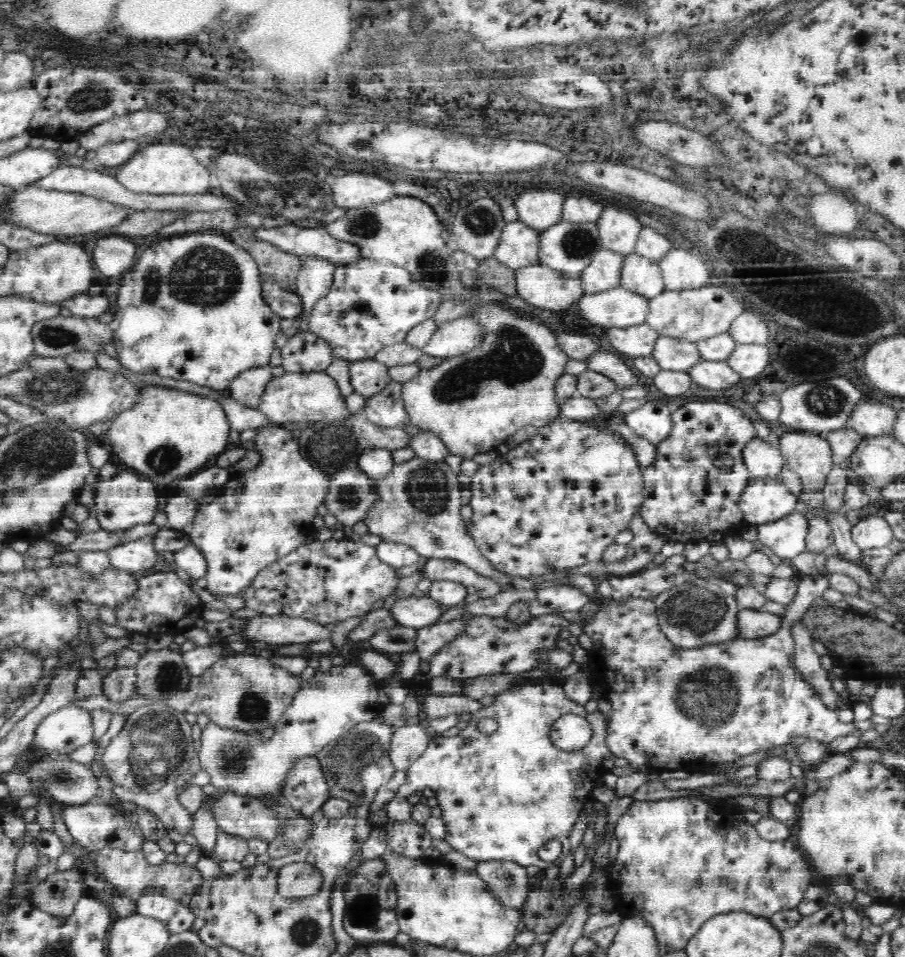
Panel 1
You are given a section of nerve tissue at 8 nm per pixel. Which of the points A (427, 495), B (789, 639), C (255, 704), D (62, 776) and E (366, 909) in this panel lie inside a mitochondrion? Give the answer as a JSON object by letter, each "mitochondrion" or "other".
{"A":"mitochondrion","B":"other","C":"mitochondrion","D":"mitochondrion","E":"mitochondrion"}

